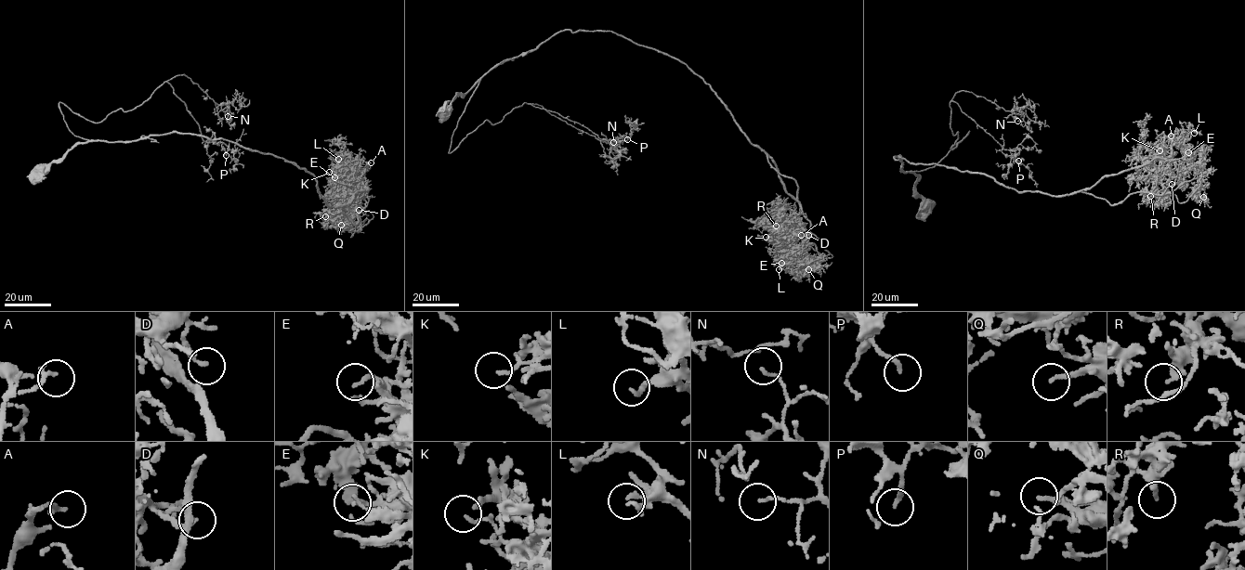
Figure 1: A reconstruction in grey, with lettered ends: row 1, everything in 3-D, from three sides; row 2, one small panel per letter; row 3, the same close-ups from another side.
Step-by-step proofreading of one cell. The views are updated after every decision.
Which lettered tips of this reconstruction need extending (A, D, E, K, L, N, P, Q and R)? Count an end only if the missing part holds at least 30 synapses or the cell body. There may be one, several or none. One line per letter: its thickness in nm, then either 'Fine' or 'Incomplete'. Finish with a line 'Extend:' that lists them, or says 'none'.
A: Thickness 170 nm. Fine
D: Thickness 100 nm. Fine
E: Thickness 140 nm. Fine
K: Thickness 70 nm. Fine
L: Thickness 200 nm. Fine
N: Thickness 100 nm. Fine
P: Thickness 170 nm. Incomplete
Q: Thickness 170 nm. Incomplete
R: Thickness 240 nm. Fine
Extend: P, Q

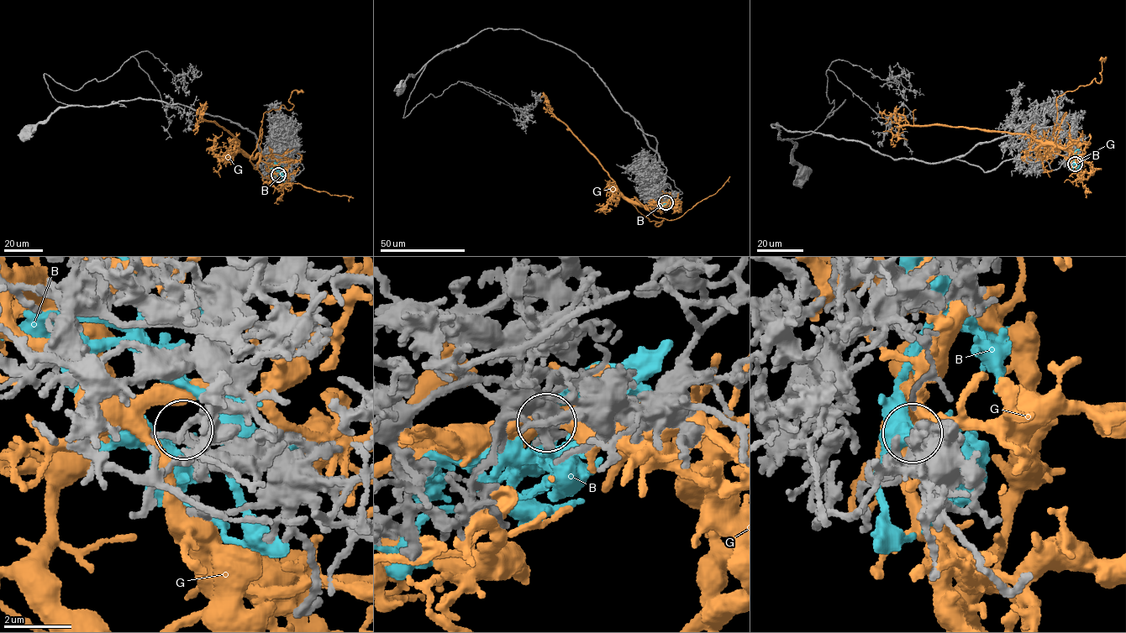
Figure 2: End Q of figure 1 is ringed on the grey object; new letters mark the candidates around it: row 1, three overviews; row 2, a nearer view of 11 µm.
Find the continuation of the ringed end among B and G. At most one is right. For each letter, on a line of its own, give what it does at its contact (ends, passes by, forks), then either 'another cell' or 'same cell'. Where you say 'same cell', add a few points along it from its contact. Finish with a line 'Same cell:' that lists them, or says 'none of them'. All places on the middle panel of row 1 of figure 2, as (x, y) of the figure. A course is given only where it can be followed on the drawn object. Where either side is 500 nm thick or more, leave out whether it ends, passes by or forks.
B: it ends; another cell
G: it forks; another cell
Same cell: none of them

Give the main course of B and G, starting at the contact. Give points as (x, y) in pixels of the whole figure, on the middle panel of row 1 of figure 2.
B: (667, 203), (660, 204), (663, 206), (657, 208)
G: (665, 202), (643, 206), (634, 204), (624, 196), (597, 159), (546, 105), (545, 96), (539, 98)

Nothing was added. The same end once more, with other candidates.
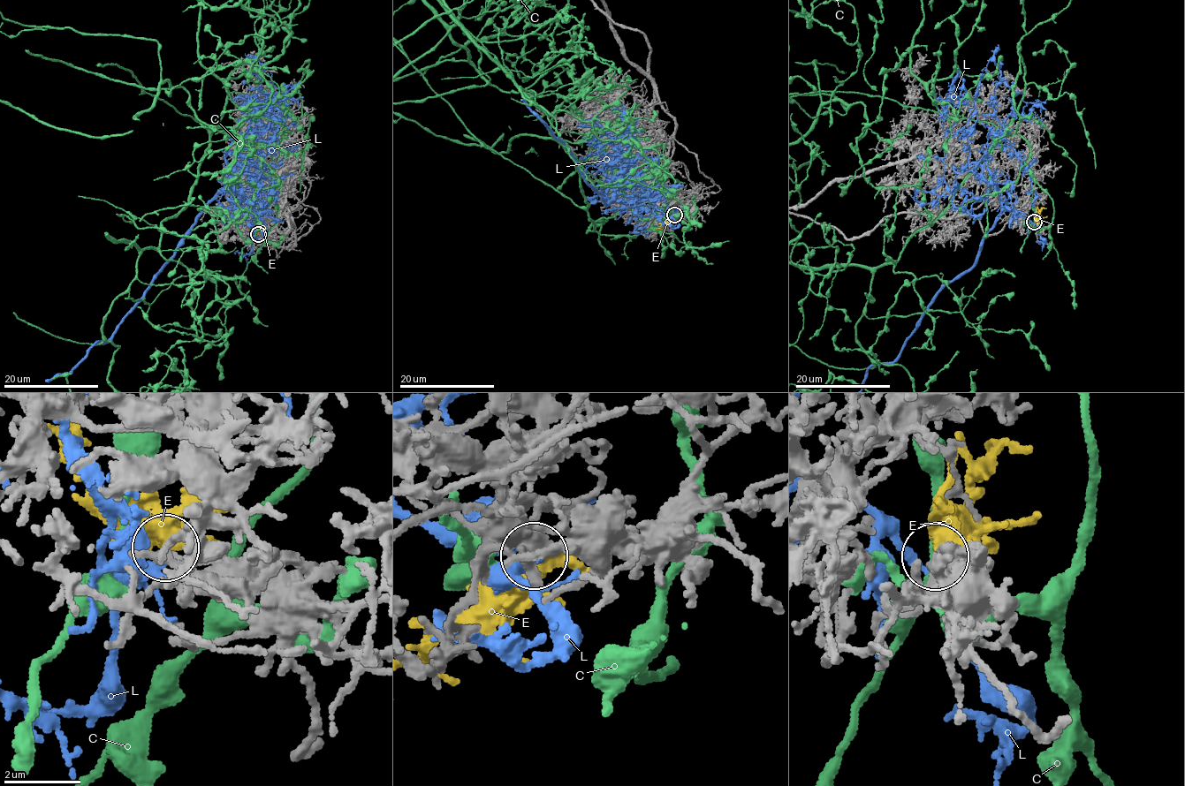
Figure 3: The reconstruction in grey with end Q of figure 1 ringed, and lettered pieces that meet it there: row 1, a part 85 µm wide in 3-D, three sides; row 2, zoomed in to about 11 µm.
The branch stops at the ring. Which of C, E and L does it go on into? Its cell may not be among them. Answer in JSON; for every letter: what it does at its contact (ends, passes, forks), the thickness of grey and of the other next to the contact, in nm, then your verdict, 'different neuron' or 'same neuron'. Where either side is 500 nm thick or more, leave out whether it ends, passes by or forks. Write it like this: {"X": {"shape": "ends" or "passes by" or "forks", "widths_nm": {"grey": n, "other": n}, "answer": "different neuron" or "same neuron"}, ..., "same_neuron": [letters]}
{"C": {"shape": "passes by", "widths_nm": {"grey": 180, "other": 190}, "answer": "different neuron"}, "E": {"shape": "forks", "widths_nm": {"grey": 280, "other": 360}, "answer": "same neuron"}, "L": {"shape": "forks", "widths_nm": {"grey": 280, "other": 240}, "answer": "different neuron"}, "same_neuron": ["E"]}

